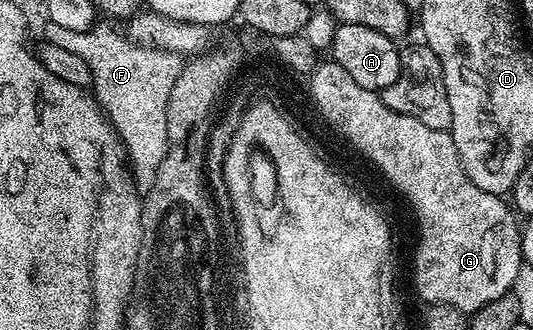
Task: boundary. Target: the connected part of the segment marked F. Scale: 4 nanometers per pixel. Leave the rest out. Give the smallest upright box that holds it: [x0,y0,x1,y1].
[43,21,182,194]

